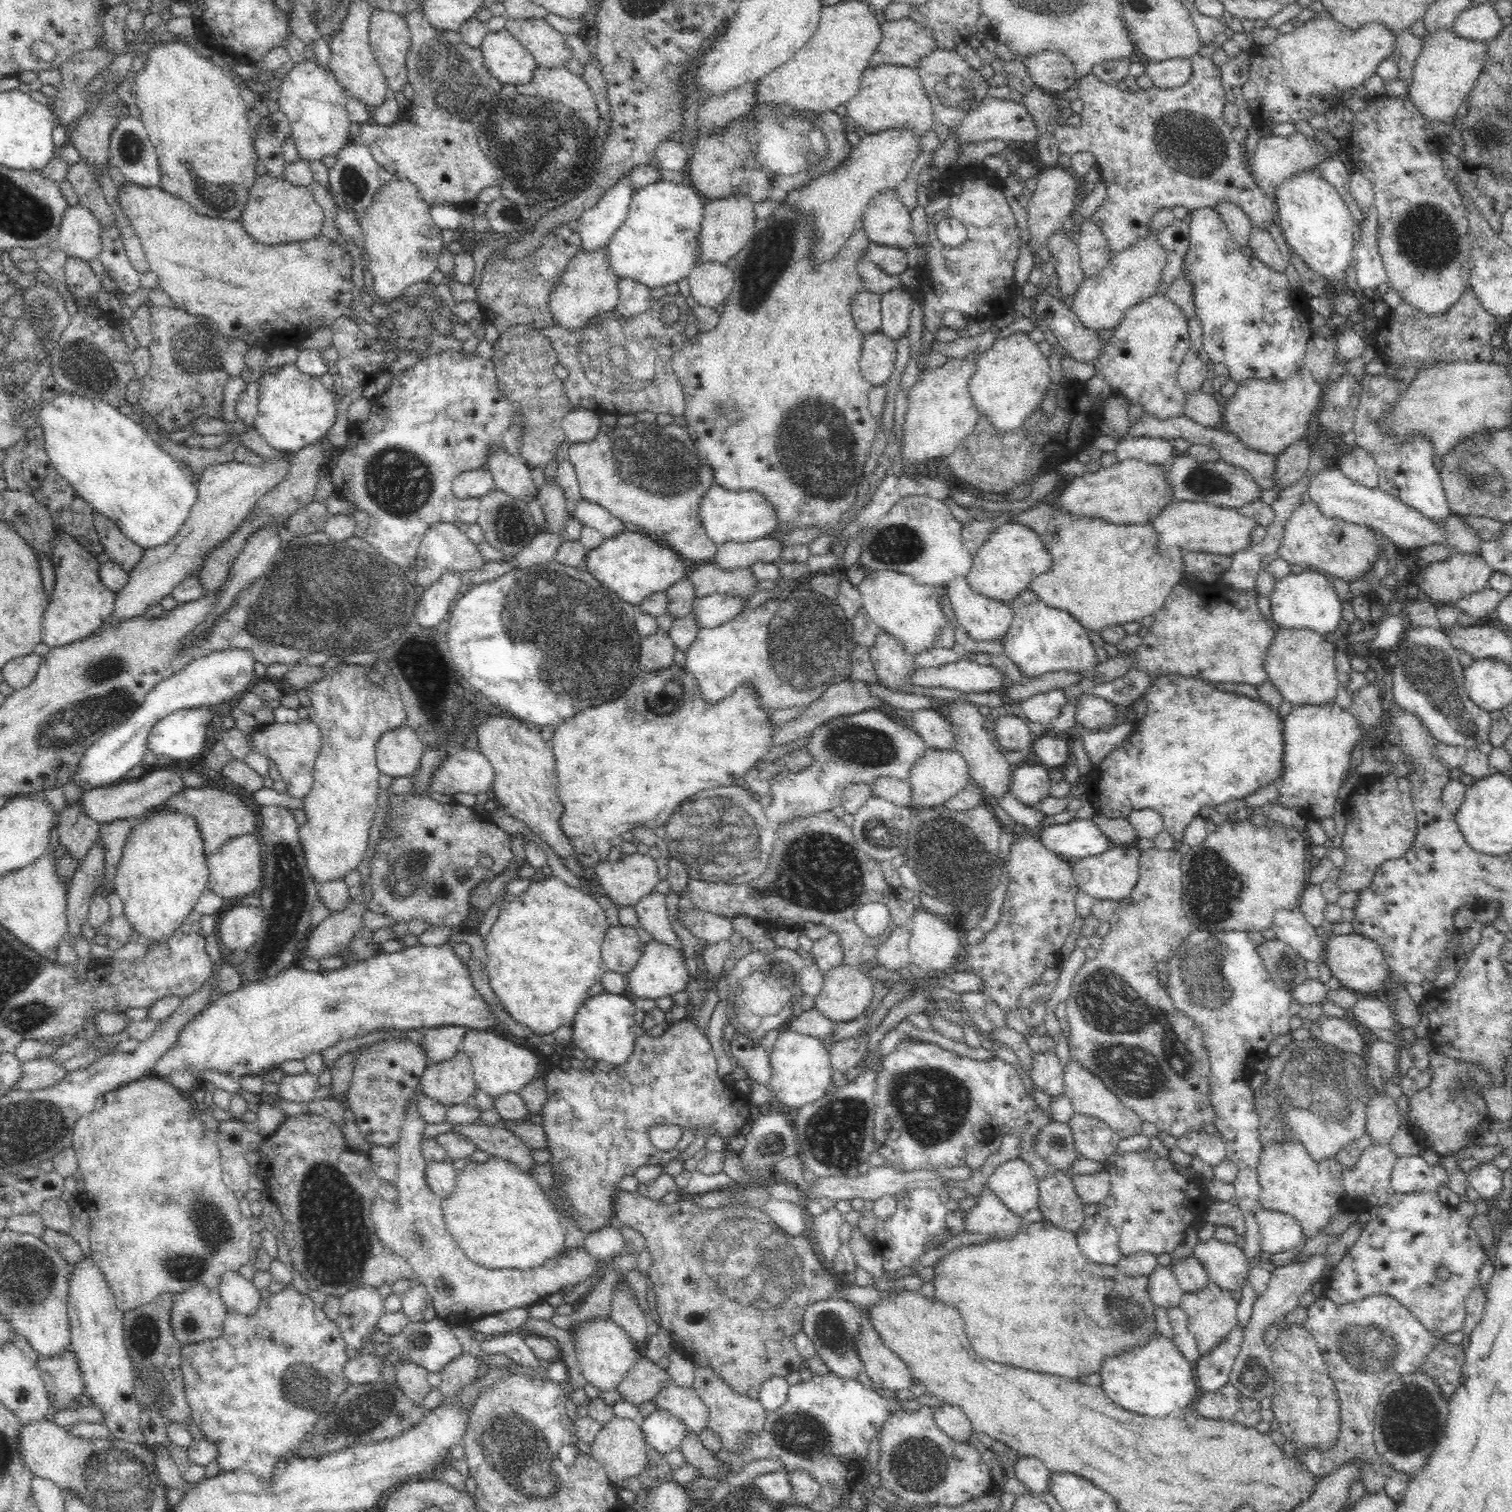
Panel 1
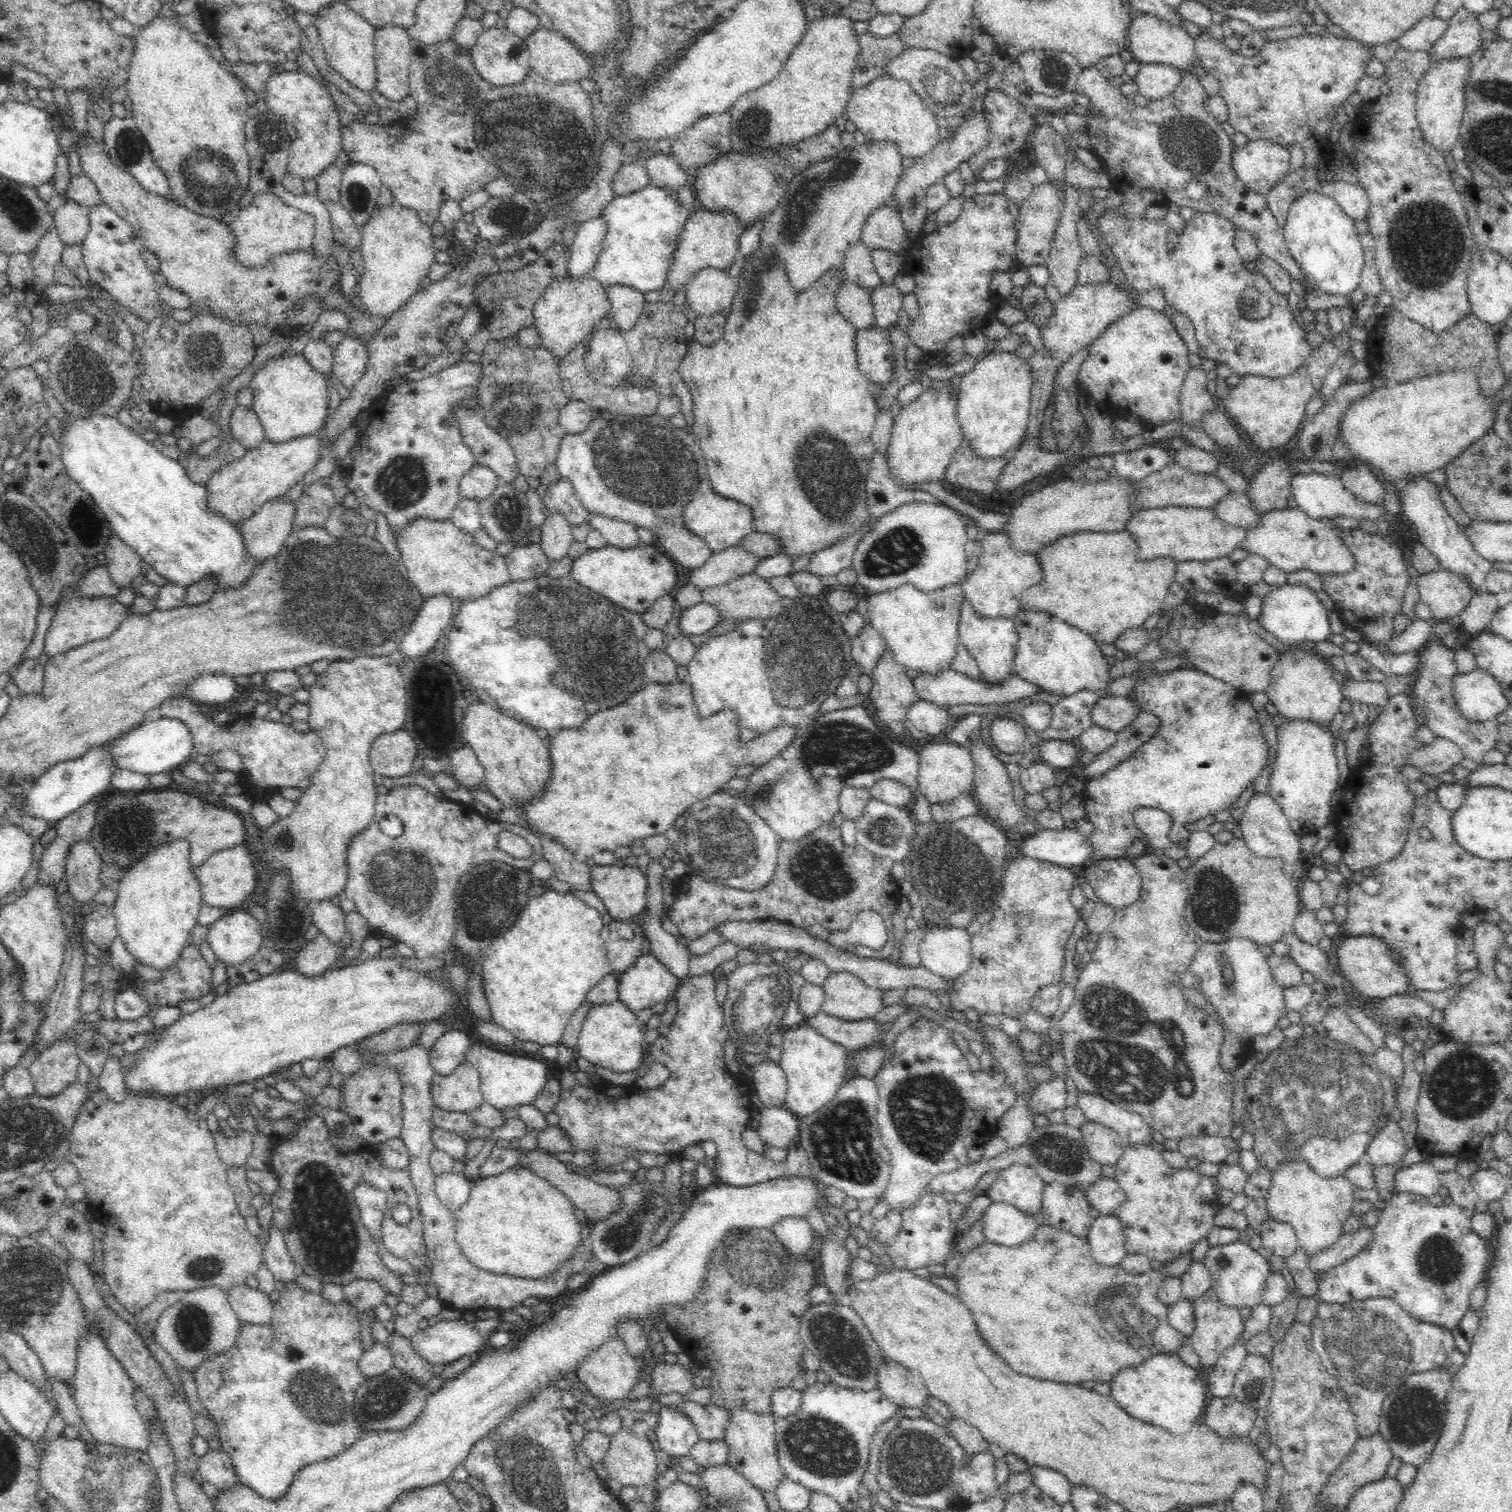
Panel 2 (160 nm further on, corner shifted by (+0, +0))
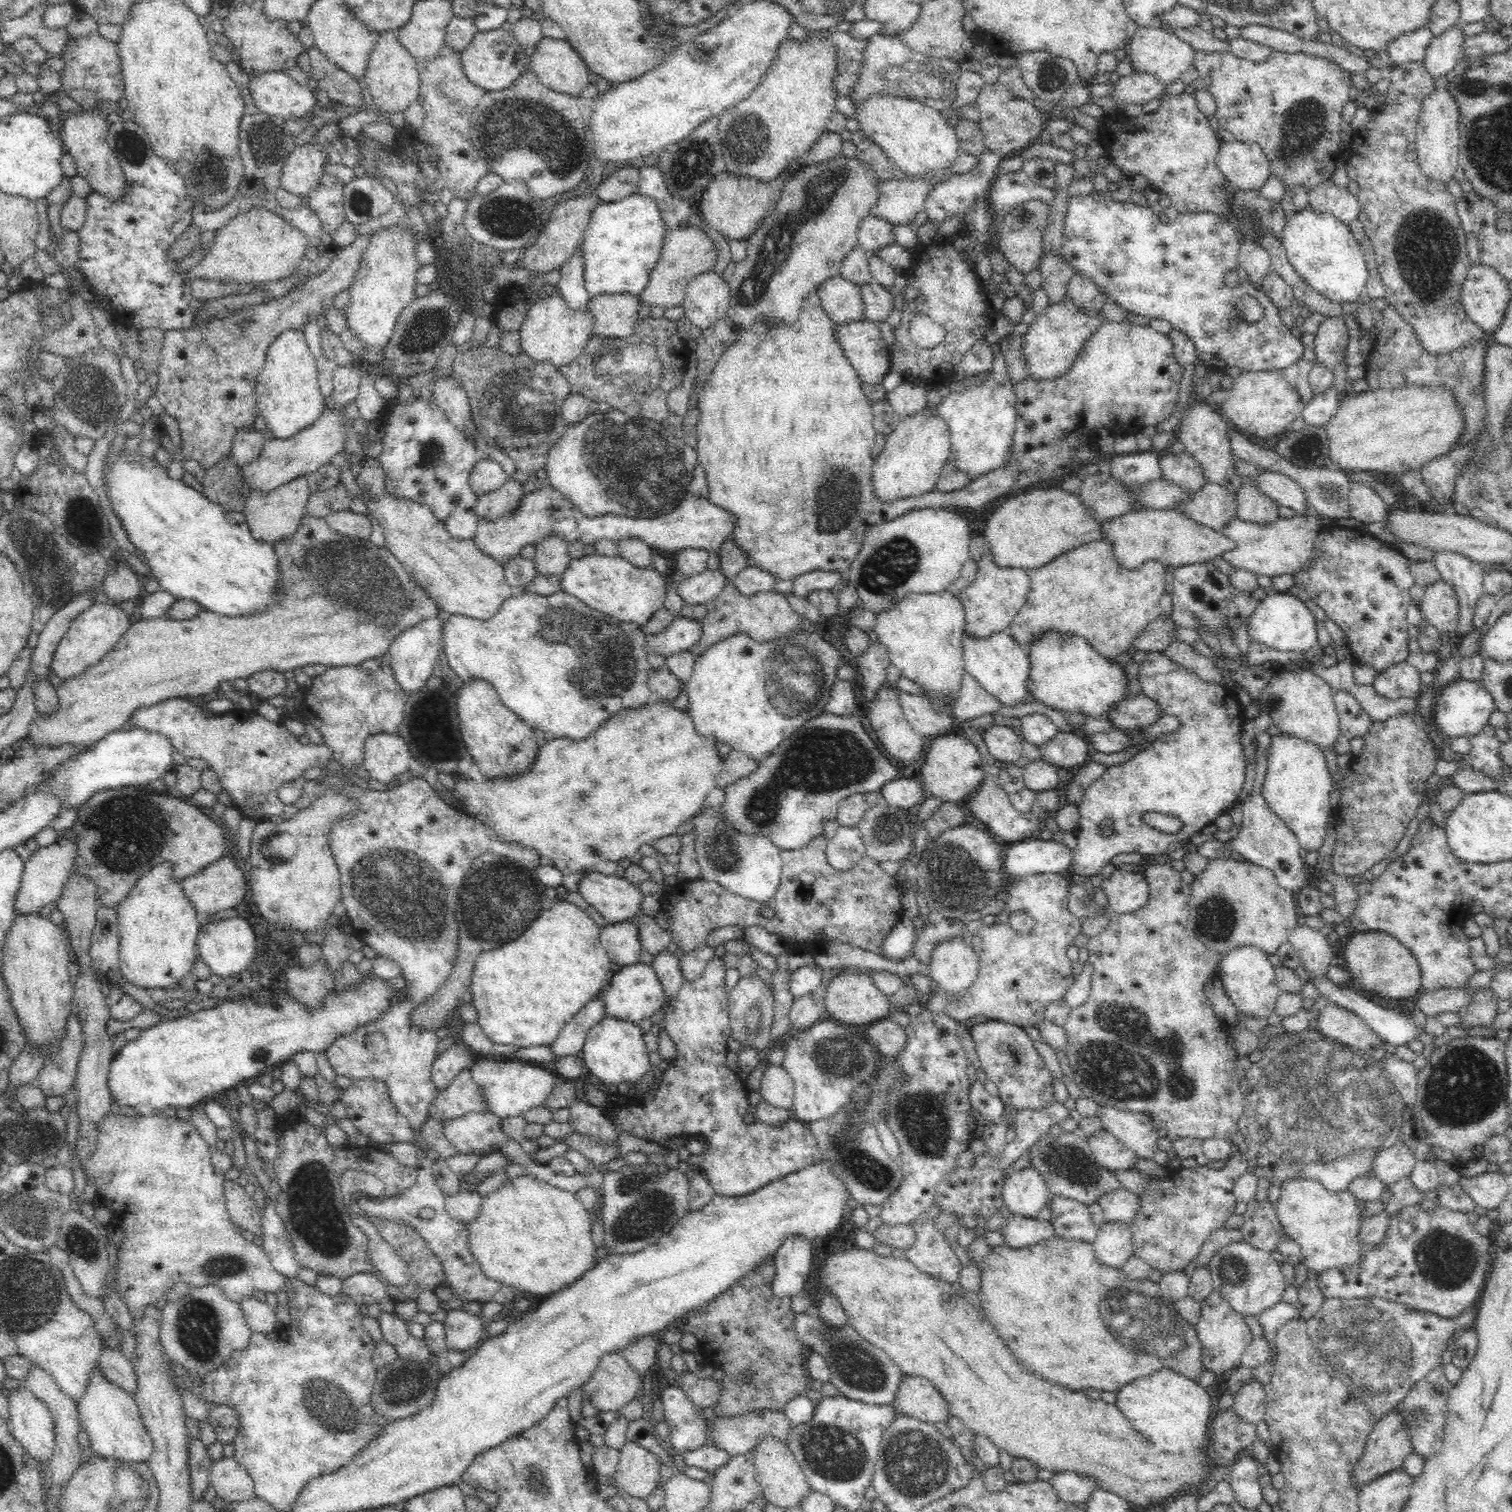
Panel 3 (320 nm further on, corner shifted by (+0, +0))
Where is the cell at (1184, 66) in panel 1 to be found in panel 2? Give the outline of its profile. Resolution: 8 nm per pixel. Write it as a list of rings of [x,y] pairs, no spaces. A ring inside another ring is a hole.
[[[1141,63],[1133,80],[1138,87],[1137,92],[1148,100],[1156,100],[1174,92],[1183,79],[1181,73],[1168,64]]]

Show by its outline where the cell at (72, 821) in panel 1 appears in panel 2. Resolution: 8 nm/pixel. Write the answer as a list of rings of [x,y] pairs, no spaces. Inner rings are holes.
[[[89,838],[87,840],[80,840],[80,842],[74,842],[74,844],[70,846],[70,852],[68,852],[66,856],[64,879],[67,884],[68,894],[74,901],[78,901],[78,903],[83,905],[82,908],[91,904],[103,887],[99,877],[102,864],[103,861],[100,858],[99,852],[92,846]]]

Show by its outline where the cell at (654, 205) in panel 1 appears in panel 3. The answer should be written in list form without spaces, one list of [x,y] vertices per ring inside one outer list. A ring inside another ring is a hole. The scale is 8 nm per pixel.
[[[633,194],[618,202],[600,203],[593,208],[590,224],[579,248],[583,250],[585,287],[591,297],[602,294],[639,294],[646,288],[662,250],[666,228],[656,201]]]

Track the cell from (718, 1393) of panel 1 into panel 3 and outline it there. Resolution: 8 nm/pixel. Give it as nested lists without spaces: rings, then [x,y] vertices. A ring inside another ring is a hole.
[[[765,1437],[748,1456],[750,1456],[750,1460],[753,1460],[754,1477],[760,1483],[762,1493],[768,1503],[784,1510],[800,1507],[802,1498],[812,1490],[812,1487],[808,1484],[806,1475],[802,1473],[802,1469],[787,1445],[774,1437]]]

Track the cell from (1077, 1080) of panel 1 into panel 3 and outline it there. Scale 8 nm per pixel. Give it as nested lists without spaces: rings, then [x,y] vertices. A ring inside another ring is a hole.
[[[1102,1104],[1097,1117],[1106,1131],[1139,1158],[1150,1160],[1158,1152],[1158,1139],[1161,1136],[1154,1130],[1152,1119],[1147,1114],[1126,1112]]]

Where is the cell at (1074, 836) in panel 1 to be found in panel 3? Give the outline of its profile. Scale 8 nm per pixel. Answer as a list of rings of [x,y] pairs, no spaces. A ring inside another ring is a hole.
[[[1035,835],[1006,847],[1003,871],[1009,880],[1046,872],[1058,874],[1071,866],[1072,859],[1073,853],[1064,843],[1041,840]]]

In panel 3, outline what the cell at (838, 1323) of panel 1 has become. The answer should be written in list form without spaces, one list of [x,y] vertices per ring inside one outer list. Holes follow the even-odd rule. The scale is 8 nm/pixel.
[[[817,1311],[796,1313],[794,1324],[798,1338],[806,1351],[813,1350],[826,1359],[831,1373],[829,1382],[840,1391],[840,1394],[870,1405],[890,1405],[897,1413],[899,1412],[895,1399],[904,1374],[886,1352],[864,1340],[849,1324],[826,1324]]]

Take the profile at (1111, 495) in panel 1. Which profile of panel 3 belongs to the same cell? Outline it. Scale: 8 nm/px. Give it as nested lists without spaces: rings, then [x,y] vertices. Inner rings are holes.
[[[1031,487],[1018,496],[1005,500],[990,516],[983,535],[987,544],[990,544],[994,563],[1000,568],[1026,568],[1028,570],[1041,568],[1064,552],[1079,548],[1083,546],[1082,544],[1088,544],[1092,540],[1102,539],[1101,524],[1104,520],[1094,520],[1081,502],[1080,494],[1069,494],[1062,488],[1034,490]]]

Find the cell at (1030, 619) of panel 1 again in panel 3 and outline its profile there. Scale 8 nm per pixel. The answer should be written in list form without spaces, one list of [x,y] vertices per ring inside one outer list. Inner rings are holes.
[[[1048,630],[1030,644],[1030,676],[1027,690],[1032,700],[1060,712],[1079,712],[1090,718],[1104,719],[1112,706],[1125,700],[1128,679],[1124,669],[1113,659],[1100,656],[1083,636]]]

